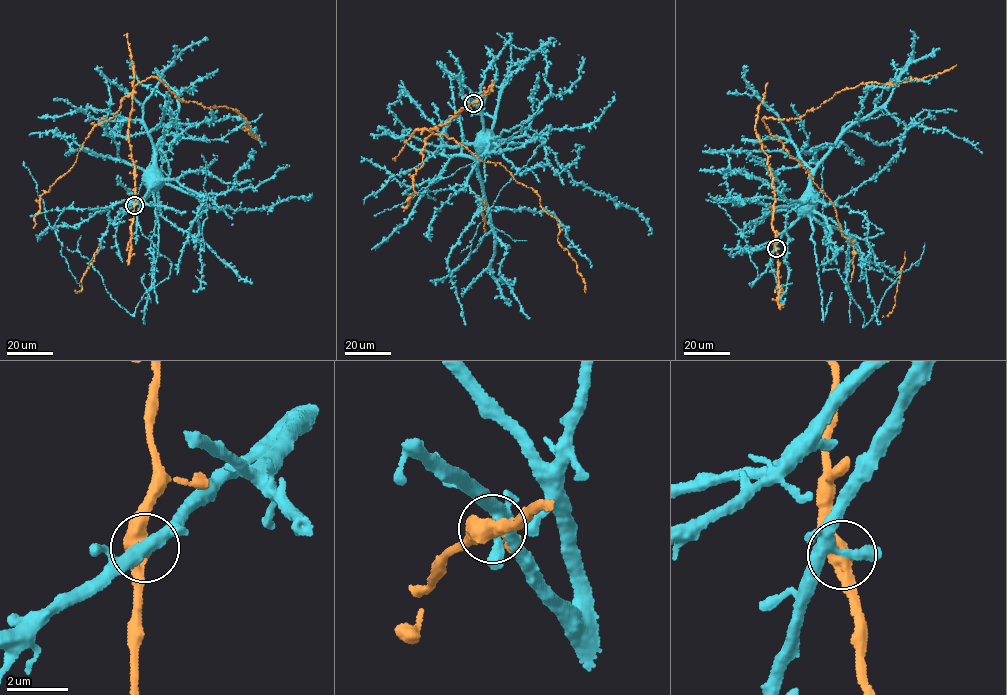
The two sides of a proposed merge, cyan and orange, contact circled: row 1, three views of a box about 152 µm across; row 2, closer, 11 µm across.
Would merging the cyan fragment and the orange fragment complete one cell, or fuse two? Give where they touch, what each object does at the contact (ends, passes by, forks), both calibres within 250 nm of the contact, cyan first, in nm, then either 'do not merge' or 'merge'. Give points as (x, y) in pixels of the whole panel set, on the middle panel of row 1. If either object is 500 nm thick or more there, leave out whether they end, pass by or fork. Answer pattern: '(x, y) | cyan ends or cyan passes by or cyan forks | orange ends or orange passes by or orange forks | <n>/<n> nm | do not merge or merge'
(473, 103) | 280/500 nm | do not merge

